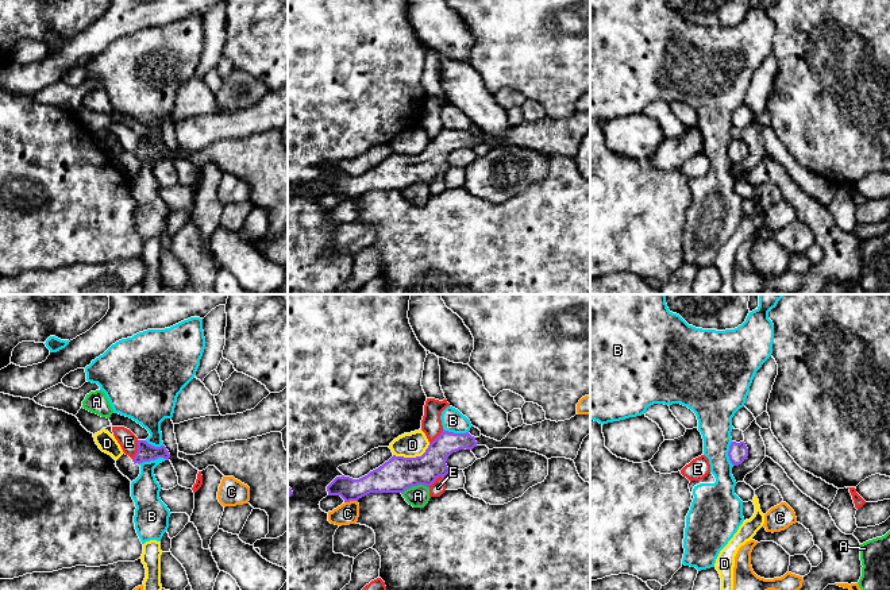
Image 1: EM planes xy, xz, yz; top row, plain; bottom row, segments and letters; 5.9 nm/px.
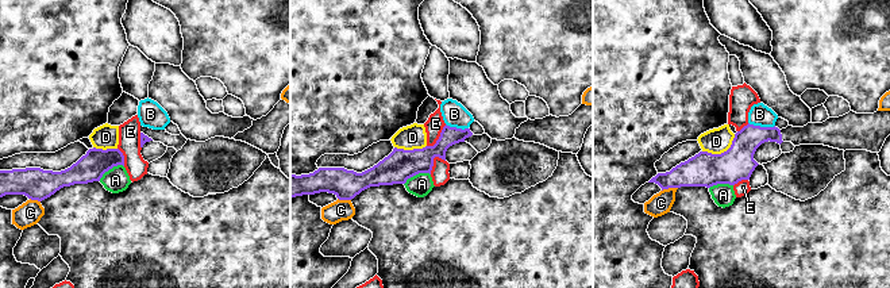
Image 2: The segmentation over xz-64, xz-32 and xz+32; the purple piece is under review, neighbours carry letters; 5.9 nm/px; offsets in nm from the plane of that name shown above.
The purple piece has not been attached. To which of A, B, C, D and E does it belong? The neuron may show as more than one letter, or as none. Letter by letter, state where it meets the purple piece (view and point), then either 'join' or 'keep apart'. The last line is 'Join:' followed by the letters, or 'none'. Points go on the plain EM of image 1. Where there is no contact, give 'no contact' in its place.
A: xz (415, 182) | keep apart
B: xy (151, 157) | keep apart
C: xz (350, 197) | keep apart
D: xz (412, 155) | keep apart
E: xy (138, 149) | keep apart
Join: none

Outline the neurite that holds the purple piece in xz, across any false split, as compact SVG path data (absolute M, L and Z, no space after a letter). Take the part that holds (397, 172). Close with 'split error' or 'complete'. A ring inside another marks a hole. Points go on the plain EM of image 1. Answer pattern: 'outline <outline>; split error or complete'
outline M575 112L570 117L544 117L532 123L523 122L512 127L505 136L497 139L481 132L442 128L429 140L421 154L404 155L393 153L367 173L352 177L336 174L328 184L328 193L340 193L344 200L358 198L370 190L404 190L417 182L429 185L439 174L444 176L450 166L447 155L459 147L473 147L477 143L493 146L517 146L551 155L574 158L583 136L590 131L590 112Z; split error

